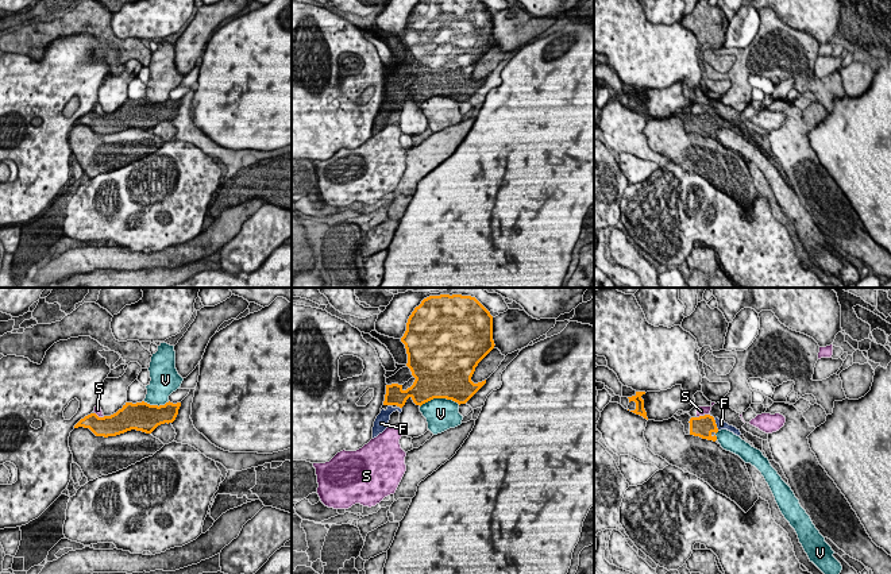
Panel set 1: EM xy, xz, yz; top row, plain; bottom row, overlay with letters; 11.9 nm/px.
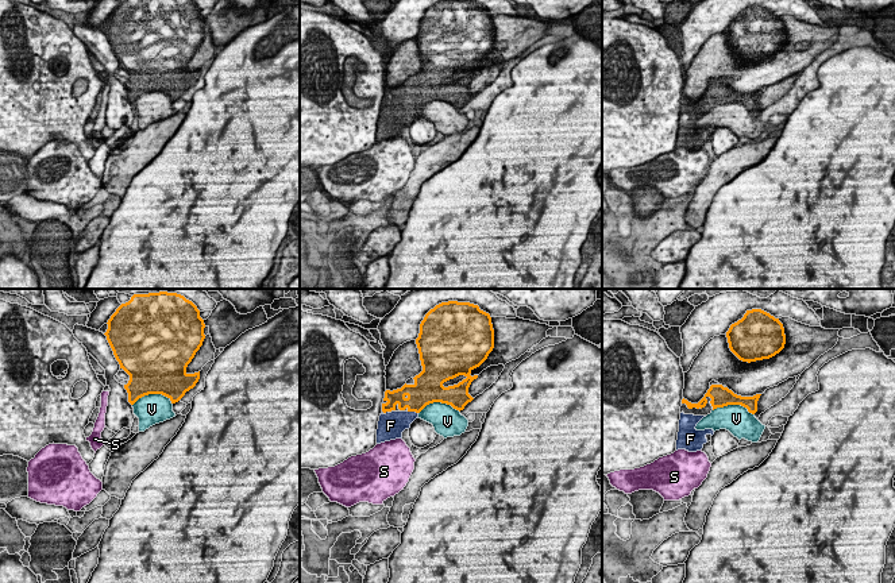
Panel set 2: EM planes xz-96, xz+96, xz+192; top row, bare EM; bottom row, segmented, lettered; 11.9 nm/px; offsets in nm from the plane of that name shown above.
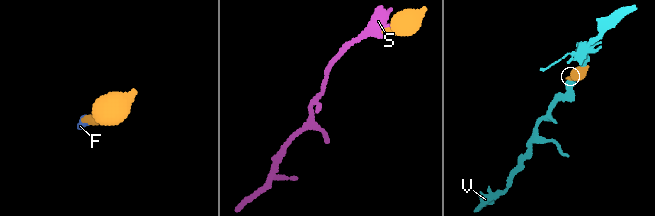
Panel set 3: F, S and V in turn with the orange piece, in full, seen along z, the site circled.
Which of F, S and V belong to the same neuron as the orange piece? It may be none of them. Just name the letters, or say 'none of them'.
F

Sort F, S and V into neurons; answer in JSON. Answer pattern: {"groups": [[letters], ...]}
{"groups": [["F"], ["S"], ["V"]]}

